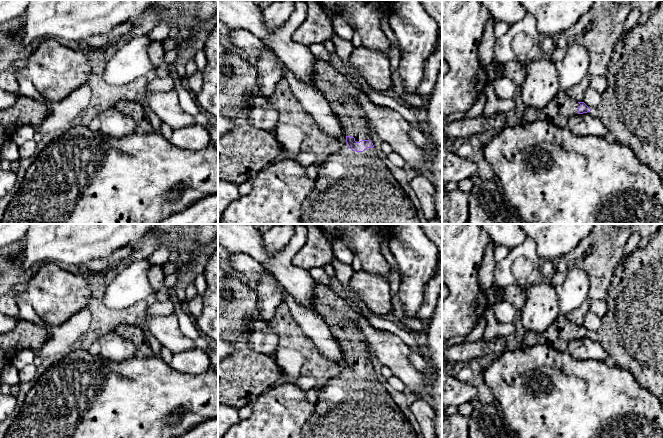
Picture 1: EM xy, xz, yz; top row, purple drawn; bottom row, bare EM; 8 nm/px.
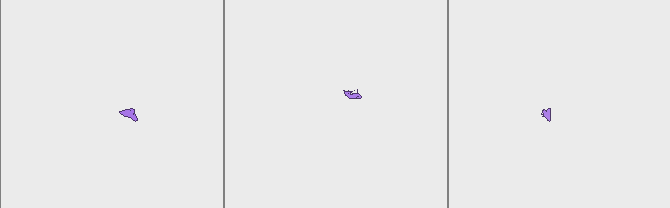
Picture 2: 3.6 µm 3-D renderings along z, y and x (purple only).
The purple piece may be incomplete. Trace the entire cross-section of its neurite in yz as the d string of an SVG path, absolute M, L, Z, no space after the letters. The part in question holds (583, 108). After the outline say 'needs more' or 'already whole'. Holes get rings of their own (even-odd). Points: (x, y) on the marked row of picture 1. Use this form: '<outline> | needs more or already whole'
M560 91L544 109L527 107L522 121L532 123L536 120L548 121L560 128L566 128L569 119L577 114L590 112L584 102L570 98L565 91Z | needs more

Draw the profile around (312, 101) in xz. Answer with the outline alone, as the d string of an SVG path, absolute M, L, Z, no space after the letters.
M284 64L283 67L284 79L302 108L313 117L325 134L336 138L343 148L349 148L340 121L332 112L324 96L315 87L299 80Z

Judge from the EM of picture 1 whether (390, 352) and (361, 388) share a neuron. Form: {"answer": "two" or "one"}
{"answer": "two"}

